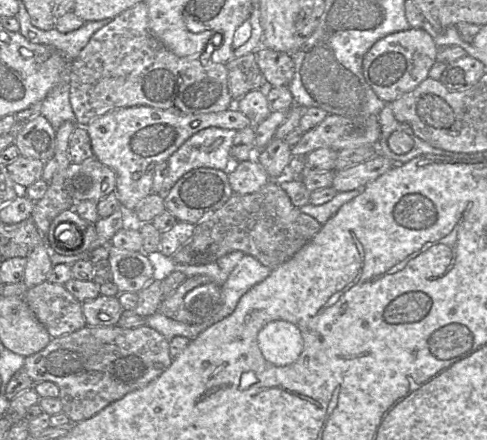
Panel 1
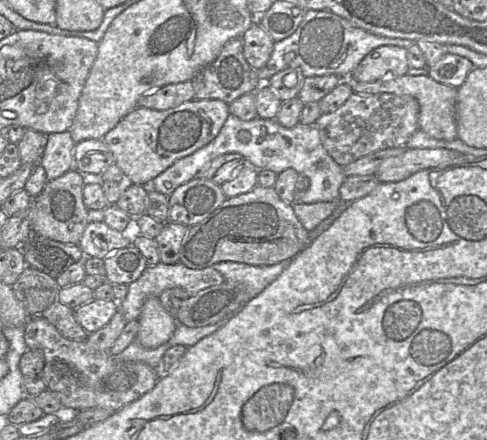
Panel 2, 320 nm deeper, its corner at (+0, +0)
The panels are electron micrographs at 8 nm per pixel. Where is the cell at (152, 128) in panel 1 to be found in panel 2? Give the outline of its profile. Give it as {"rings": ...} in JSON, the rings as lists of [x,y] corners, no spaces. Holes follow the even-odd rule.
{"rings":[[[194,99],[167,110],[138,106],[122,118],[103,137],[103,140],[113,154],[115,164],[121,168],[132,184],[149,187],[150,182],[174,162],[193,154],[210,143],[219,134],[229,114],[229,104],[219,99]]]}

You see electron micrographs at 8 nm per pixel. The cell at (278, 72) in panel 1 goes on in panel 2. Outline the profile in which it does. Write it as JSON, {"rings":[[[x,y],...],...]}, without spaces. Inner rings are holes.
{"rings":[[[253,23],[240,37],[243,41],[243,54],[249,65],[255,70],[263,68],[270,59],[274,40],[259,25]]]}

